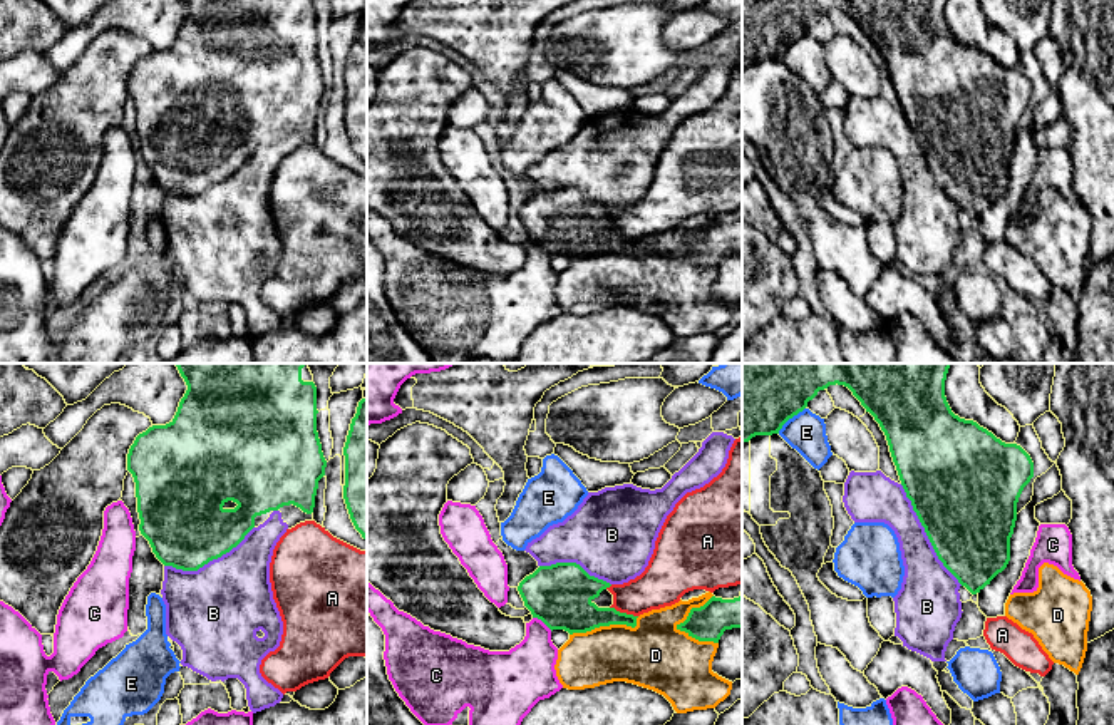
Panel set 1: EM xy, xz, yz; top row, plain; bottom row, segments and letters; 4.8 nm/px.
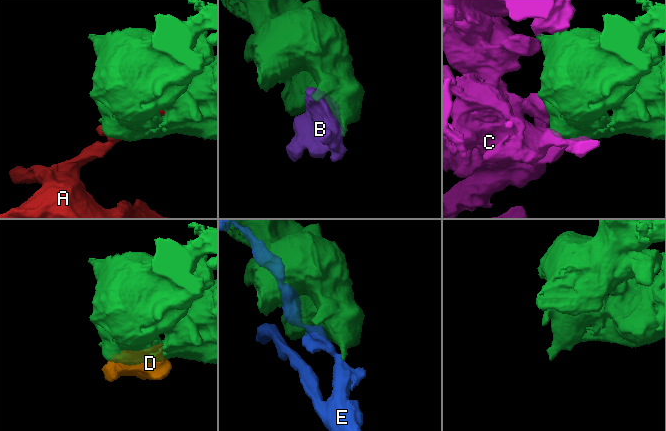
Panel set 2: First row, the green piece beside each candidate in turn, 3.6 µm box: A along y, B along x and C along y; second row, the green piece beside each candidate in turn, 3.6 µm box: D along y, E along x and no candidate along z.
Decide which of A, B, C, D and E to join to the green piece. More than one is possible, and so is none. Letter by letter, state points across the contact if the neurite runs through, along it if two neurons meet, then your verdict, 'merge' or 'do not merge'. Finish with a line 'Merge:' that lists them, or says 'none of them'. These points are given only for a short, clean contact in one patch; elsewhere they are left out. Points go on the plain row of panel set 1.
A: do not merge
B: merge
C: do not merge
D: do not merge
E: do not merge
Merge: B

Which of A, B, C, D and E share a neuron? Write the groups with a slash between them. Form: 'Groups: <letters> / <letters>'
Groups: A / B / C / D E

